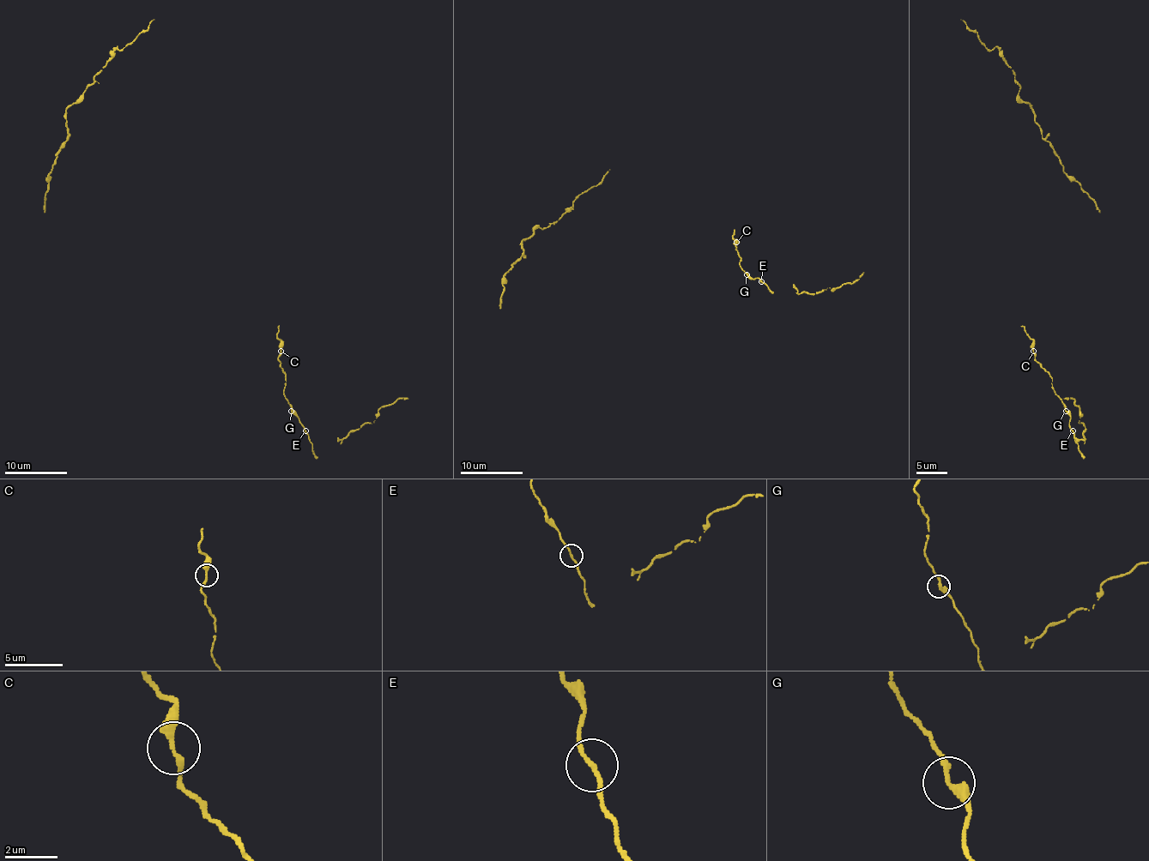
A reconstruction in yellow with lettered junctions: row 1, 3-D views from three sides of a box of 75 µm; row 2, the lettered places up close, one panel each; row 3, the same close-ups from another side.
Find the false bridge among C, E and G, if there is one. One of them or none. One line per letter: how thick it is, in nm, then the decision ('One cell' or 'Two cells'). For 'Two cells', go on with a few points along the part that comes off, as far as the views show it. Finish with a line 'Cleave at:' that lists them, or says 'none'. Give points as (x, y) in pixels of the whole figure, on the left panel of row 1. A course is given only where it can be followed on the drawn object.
C: Thickness 280 nm. One cell
E: Thickness 160 nm. One cell
G: Thickness 260 nm. One cell
Cleave at: none

